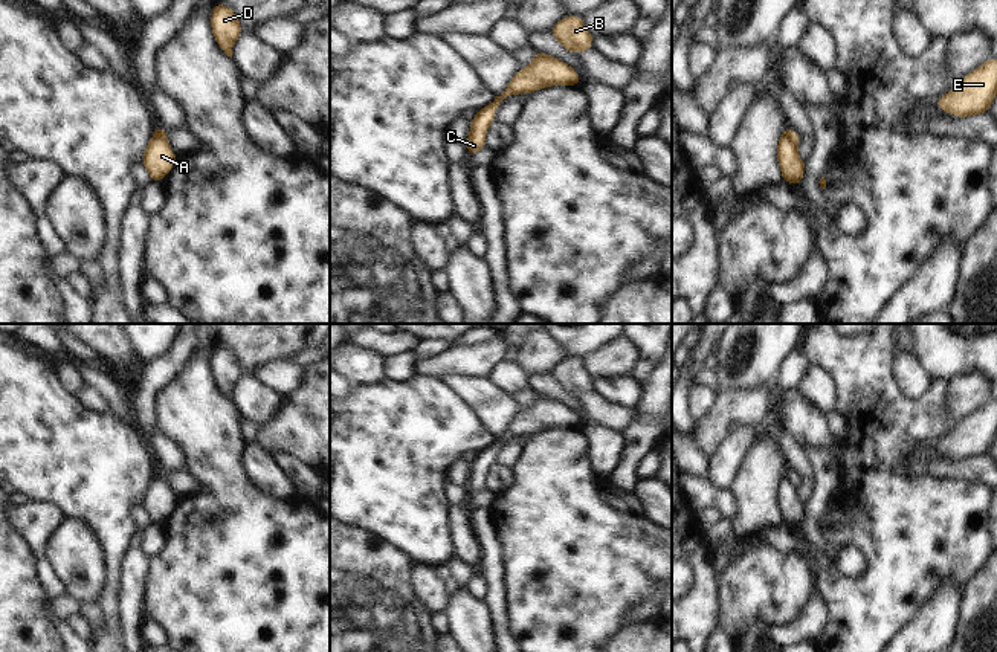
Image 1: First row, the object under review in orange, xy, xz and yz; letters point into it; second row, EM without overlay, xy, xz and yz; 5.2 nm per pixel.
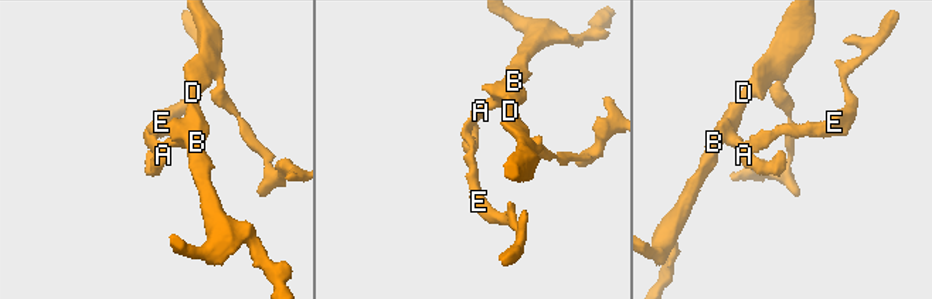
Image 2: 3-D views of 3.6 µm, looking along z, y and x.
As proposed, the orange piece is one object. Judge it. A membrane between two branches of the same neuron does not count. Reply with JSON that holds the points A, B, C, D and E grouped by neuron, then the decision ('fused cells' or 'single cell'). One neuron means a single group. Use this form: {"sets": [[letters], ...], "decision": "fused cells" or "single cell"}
{"sets": [["A", "B", "D"], ["C", "E"]], "decision": "fused cells"}

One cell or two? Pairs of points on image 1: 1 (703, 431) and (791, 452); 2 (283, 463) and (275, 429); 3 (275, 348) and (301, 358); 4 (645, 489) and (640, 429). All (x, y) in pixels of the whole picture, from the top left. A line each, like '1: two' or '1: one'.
1: one
2: two
3: two
4: two

